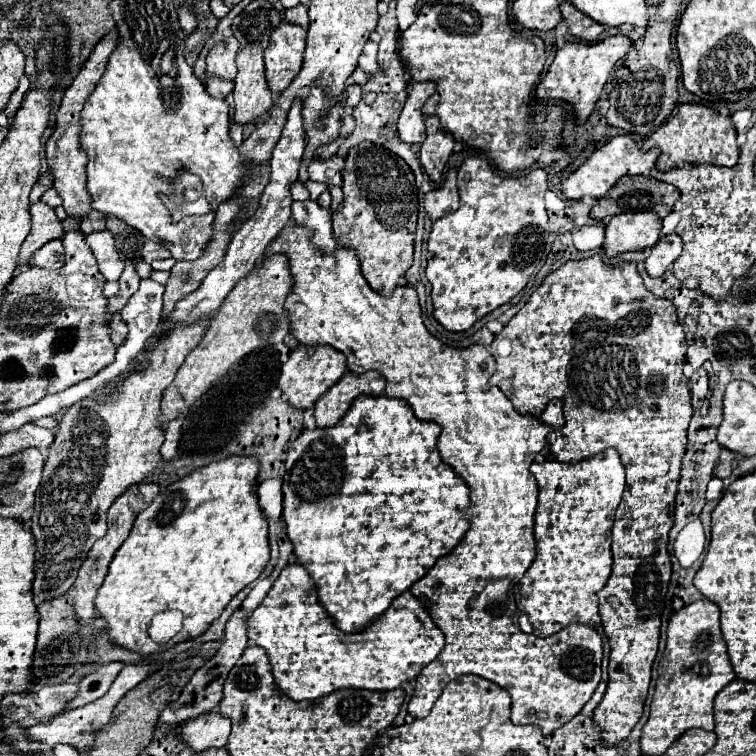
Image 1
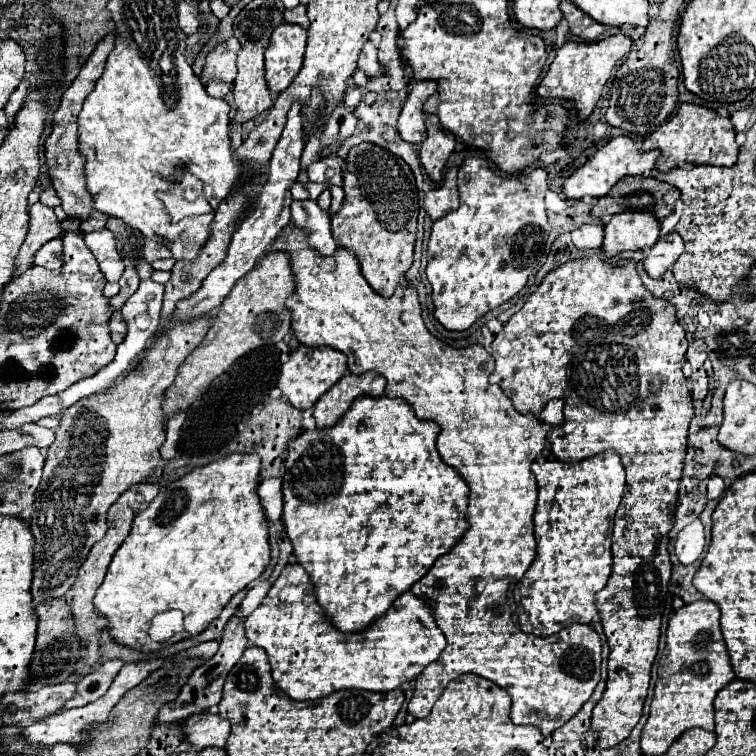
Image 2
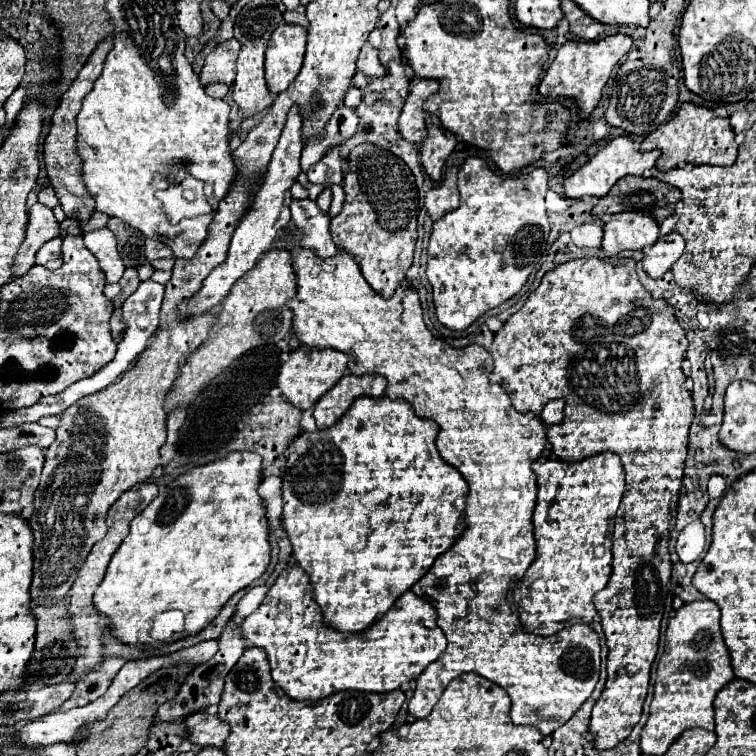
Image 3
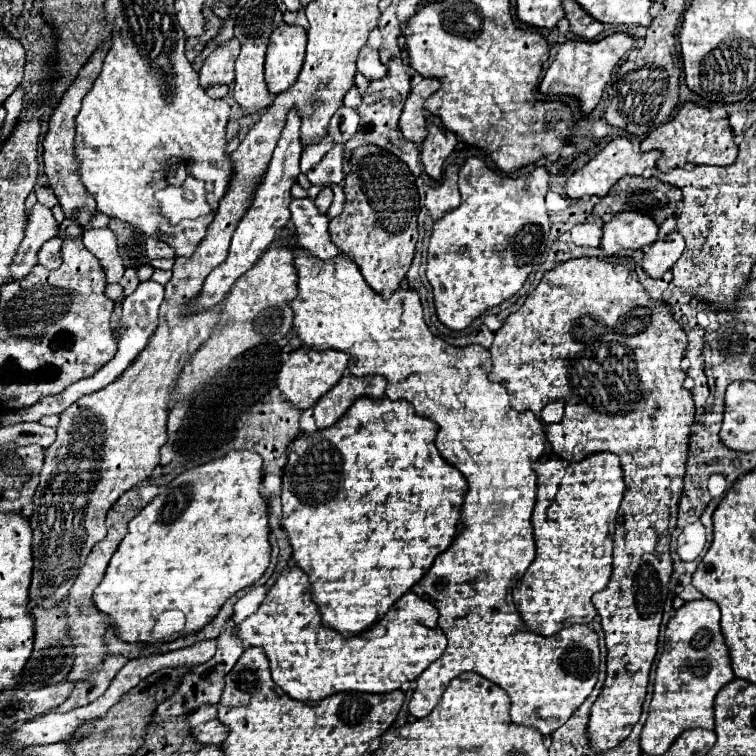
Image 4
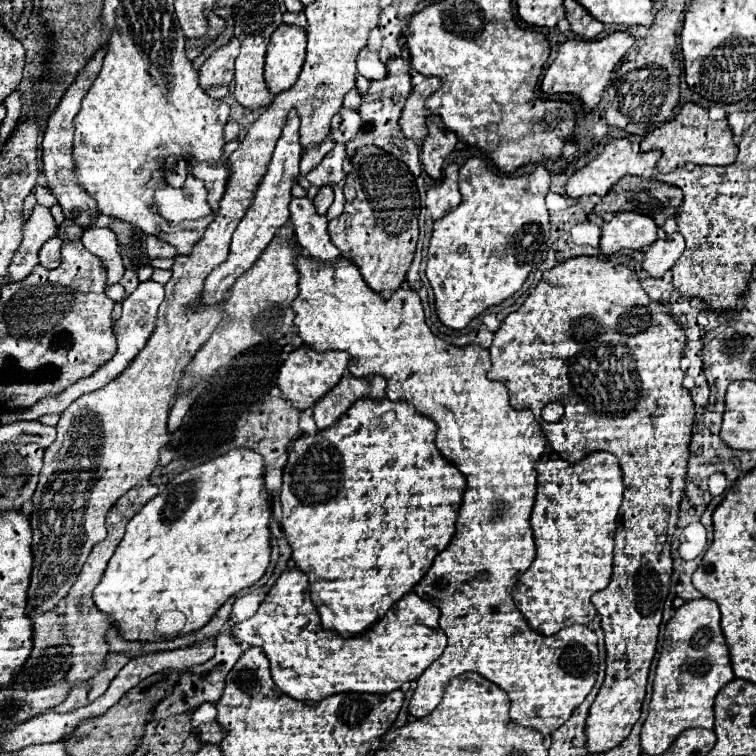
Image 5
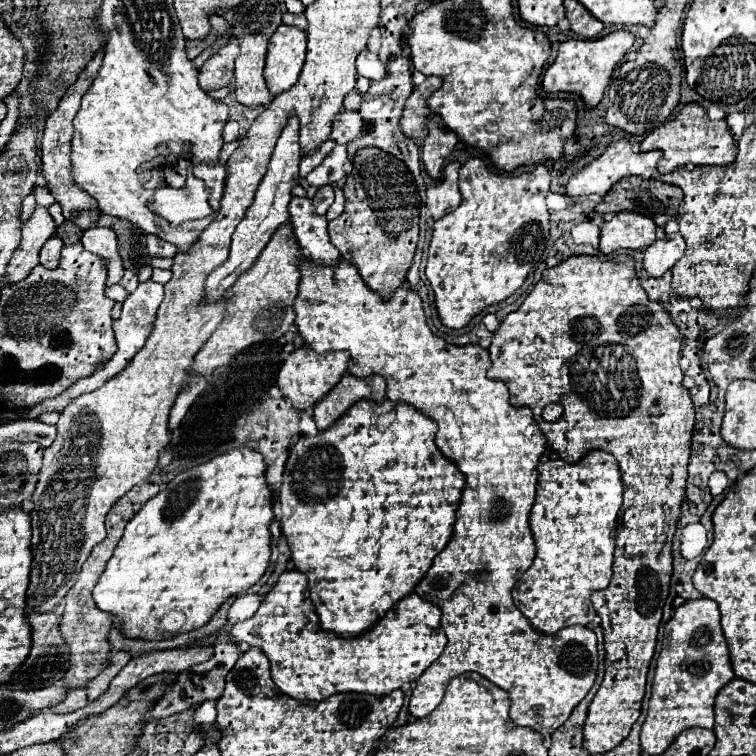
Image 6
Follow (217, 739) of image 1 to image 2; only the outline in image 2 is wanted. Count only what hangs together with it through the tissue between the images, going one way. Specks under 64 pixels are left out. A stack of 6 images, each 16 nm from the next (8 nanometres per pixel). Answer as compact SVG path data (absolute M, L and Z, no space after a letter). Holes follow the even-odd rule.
M212 714L194 726L186 726L184 734L186 734L186 740L196 750L204 750L208 746L222 748L230 734L230 724L226 720L222 720L218 714Z

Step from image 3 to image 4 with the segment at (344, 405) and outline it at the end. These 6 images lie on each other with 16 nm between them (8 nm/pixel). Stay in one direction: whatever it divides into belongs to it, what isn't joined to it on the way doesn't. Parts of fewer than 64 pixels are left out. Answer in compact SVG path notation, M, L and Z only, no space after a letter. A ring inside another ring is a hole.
M346 374L340 378L340 382L324 394L324 398L318 400L318 404L314 406L314 420L318 430L324 430L328 426L332 426L350 406L352 402L356 402L358 398L384 398L384 390L386 390L386 380L384 376L352 376Z

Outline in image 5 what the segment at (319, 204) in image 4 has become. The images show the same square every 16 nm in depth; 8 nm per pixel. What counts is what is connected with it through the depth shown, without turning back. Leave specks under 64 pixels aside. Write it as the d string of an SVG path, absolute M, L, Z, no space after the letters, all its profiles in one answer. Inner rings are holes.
M322 186L314 198L314 208L318 214L326 214L326 210L330 208L334 200L334 192L332 192L332 186Z

